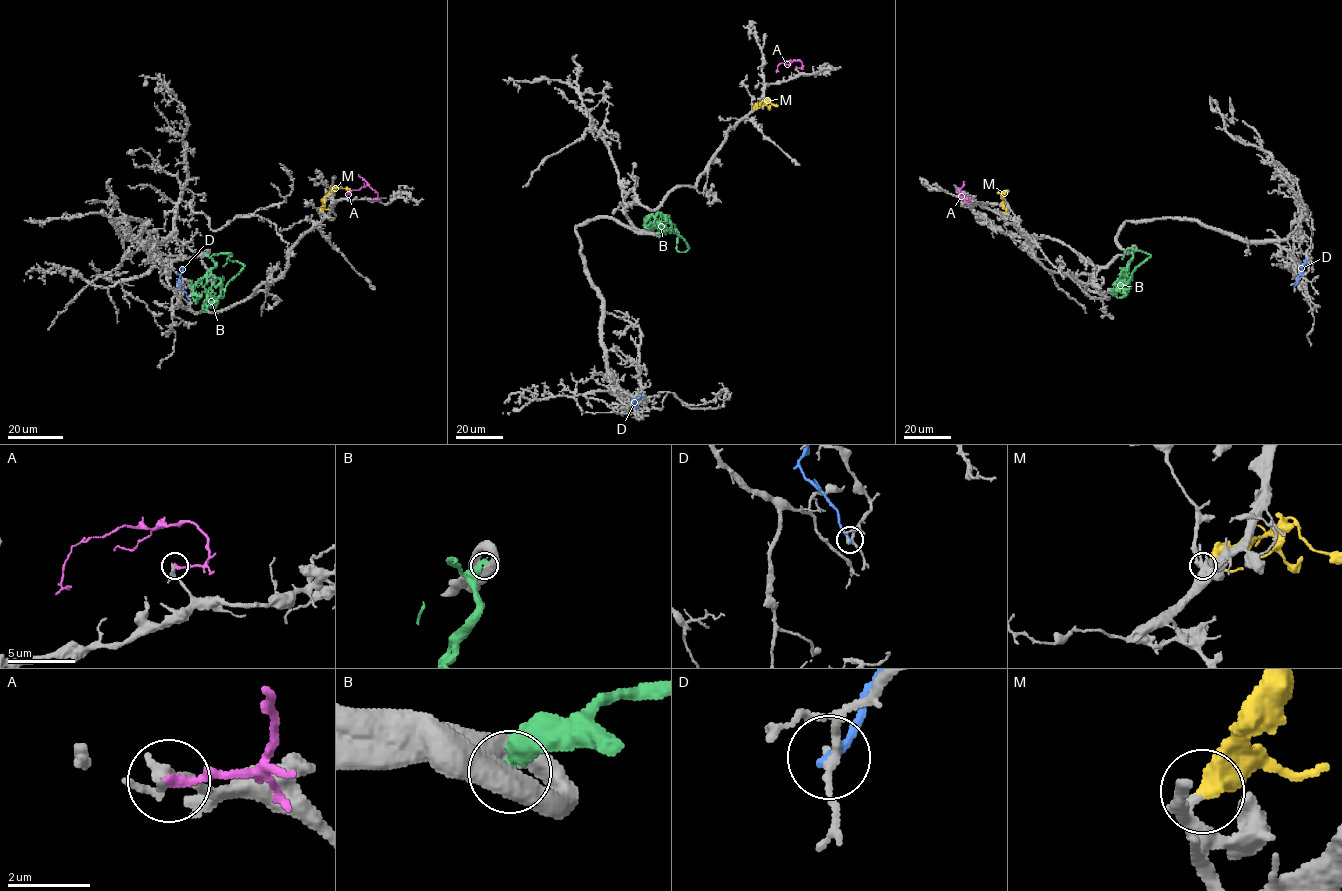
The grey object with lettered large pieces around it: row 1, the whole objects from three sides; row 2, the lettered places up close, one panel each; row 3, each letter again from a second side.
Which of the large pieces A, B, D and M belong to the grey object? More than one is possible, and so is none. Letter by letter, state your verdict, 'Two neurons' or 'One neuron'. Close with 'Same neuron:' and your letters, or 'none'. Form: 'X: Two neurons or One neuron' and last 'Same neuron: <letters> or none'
A: Two neurons
B: Two neurons
D: Two neurons
M: One neuron
Same neuron: M

